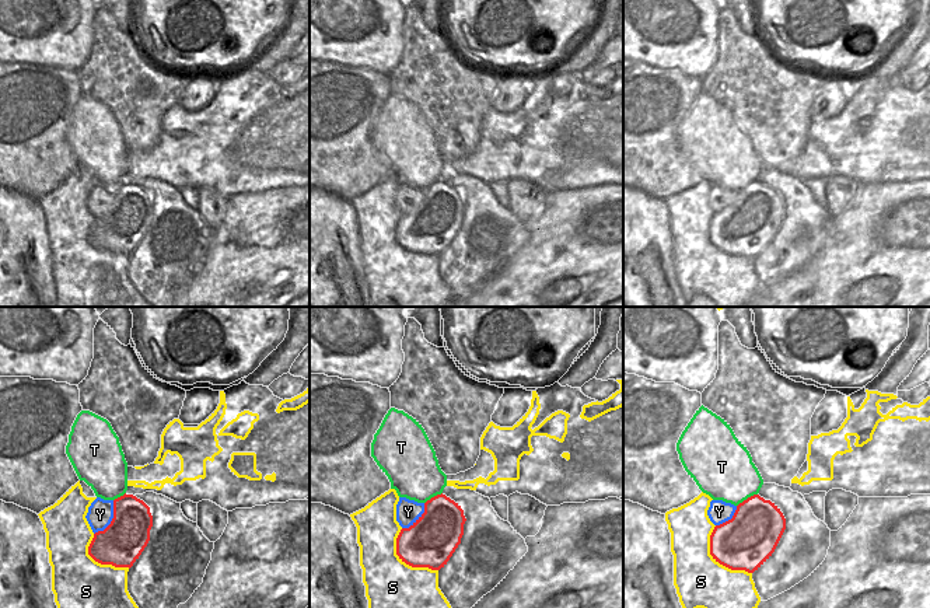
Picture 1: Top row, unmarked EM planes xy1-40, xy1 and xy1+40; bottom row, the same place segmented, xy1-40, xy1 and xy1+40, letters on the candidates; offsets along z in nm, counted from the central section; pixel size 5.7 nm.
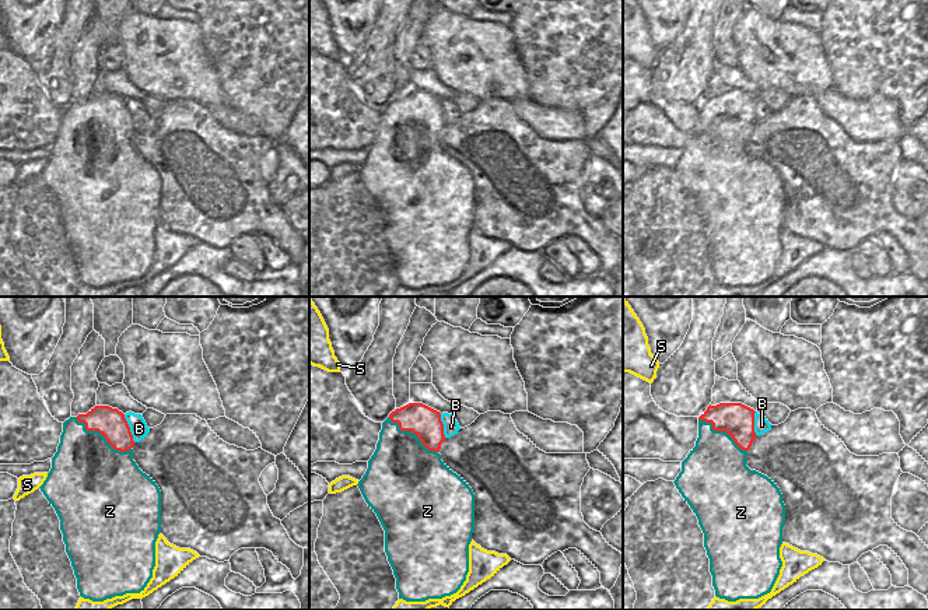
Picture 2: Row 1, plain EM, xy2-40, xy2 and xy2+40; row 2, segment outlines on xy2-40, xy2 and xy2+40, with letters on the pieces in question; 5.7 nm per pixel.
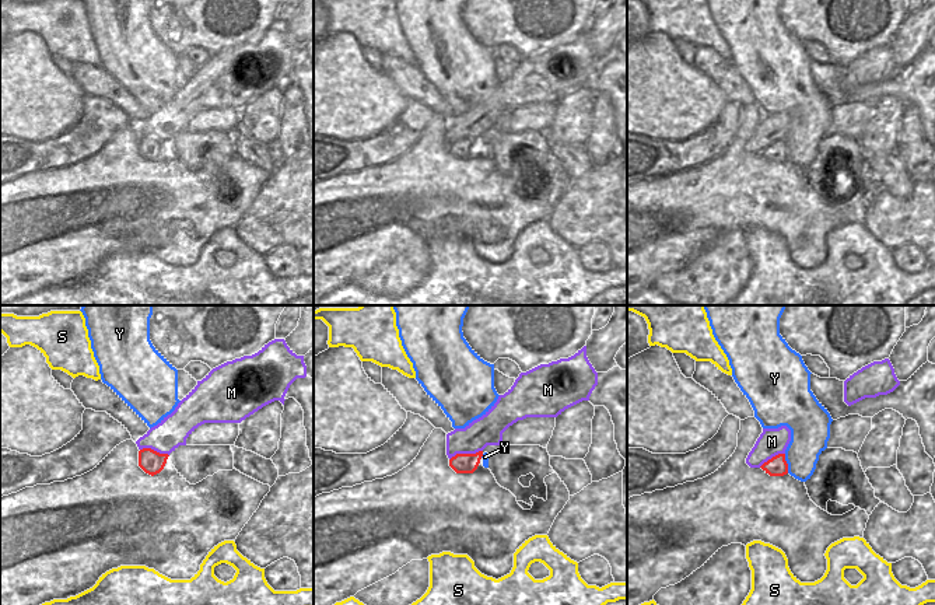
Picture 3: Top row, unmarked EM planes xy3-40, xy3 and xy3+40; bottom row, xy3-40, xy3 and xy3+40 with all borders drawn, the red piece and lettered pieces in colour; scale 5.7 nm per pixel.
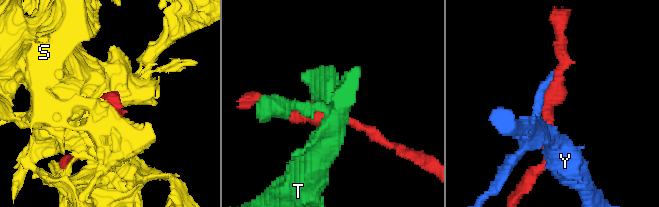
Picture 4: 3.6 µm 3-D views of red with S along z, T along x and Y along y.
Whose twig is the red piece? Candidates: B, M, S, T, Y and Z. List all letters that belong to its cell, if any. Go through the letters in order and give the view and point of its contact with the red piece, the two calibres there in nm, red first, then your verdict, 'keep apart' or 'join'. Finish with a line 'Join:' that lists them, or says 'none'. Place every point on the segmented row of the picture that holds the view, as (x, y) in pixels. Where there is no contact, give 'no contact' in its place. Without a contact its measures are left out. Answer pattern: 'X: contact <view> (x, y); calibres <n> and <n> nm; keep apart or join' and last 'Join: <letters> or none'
B: contact xy2-40 (129, 428); calibres 170 and 100 nm; join
M: contact xy3 (465, 454); calibres 110 and 180 nm; keep apart
S: contact xy1+40 (717, 561); calibres 320 and 300 nm; keep apart
T: contact xy1+40 (748, 498); calibres 320 and 360 nm; keep apart
Y: contact xy1-40 (112, 520); calibres 240 and 150 nm; keep apart
Z: contact xy2-40 (102, 435); calibres 170 and 420 nm; keep apart
Join: B

